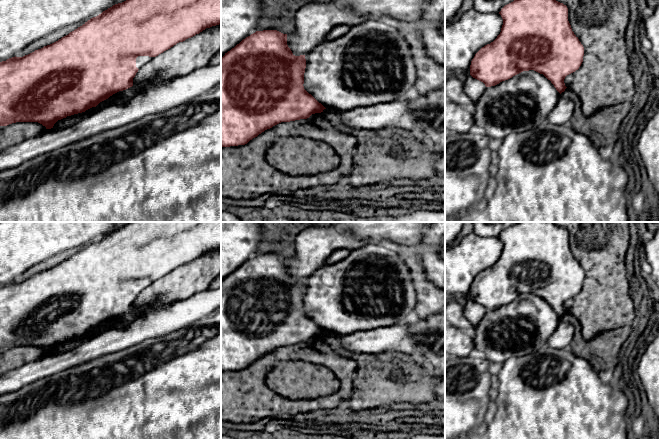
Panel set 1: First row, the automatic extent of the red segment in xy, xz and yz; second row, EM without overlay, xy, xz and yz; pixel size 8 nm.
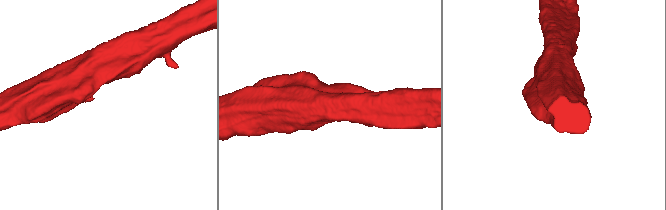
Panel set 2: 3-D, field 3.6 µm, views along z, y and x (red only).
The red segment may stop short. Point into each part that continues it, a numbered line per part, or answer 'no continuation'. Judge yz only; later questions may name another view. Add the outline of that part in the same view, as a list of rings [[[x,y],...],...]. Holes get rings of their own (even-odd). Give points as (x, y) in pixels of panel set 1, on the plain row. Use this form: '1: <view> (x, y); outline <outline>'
no continuation

